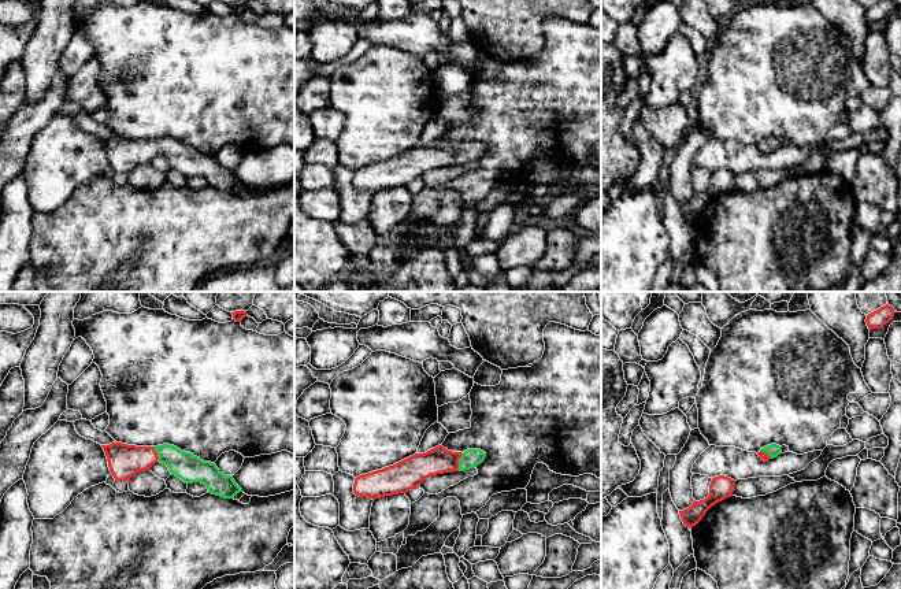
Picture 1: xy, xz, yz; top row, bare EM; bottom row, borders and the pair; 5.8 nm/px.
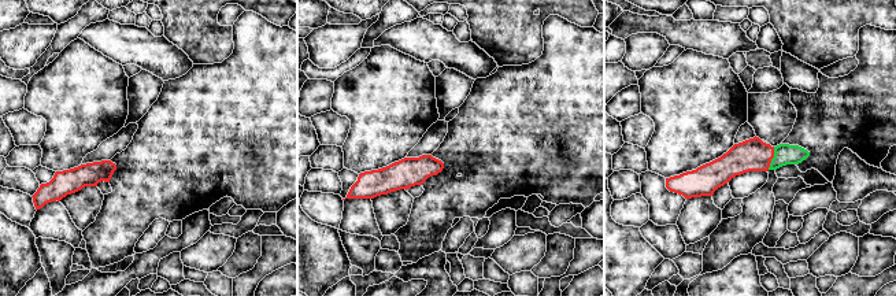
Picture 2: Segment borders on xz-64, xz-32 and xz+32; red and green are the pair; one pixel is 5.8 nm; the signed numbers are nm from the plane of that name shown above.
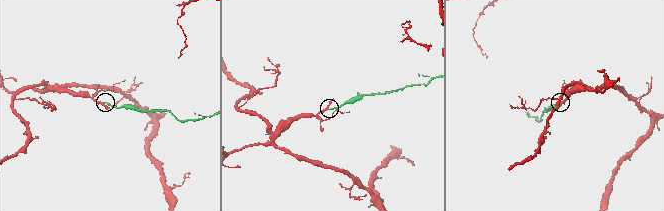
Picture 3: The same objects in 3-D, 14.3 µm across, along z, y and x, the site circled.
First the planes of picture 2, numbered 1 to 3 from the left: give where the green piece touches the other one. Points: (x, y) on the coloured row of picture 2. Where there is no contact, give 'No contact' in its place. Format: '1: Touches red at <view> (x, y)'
1: No contact
2: No contact
3: Touches red at xz+32 (772, 158)

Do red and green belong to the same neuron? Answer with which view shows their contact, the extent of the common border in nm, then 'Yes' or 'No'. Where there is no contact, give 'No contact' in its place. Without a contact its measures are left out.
Touches red in xz. Shared border 110 nm. Yes

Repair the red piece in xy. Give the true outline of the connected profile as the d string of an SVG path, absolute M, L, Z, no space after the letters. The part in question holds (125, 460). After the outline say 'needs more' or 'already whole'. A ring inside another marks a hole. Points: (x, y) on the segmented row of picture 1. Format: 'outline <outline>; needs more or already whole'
outline M122 442L101 445L115 481L130 481L137 473L151 470L159 460L185 484L201 482L208 492L225 499L233 499L242 489L231 475L225 475L215 463L204 462L190 452L163 444L157 447L136 447Z; needs more

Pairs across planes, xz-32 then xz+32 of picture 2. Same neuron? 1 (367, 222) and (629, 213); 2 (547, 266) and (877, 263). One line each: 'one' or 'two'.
1: two
2: one

